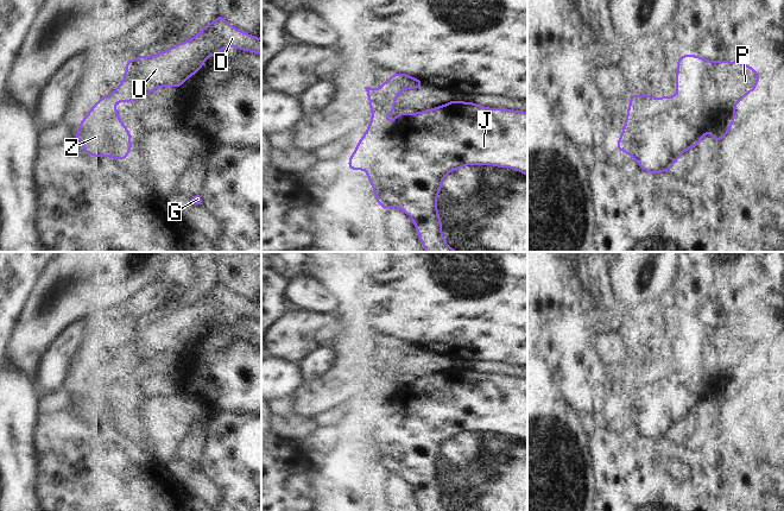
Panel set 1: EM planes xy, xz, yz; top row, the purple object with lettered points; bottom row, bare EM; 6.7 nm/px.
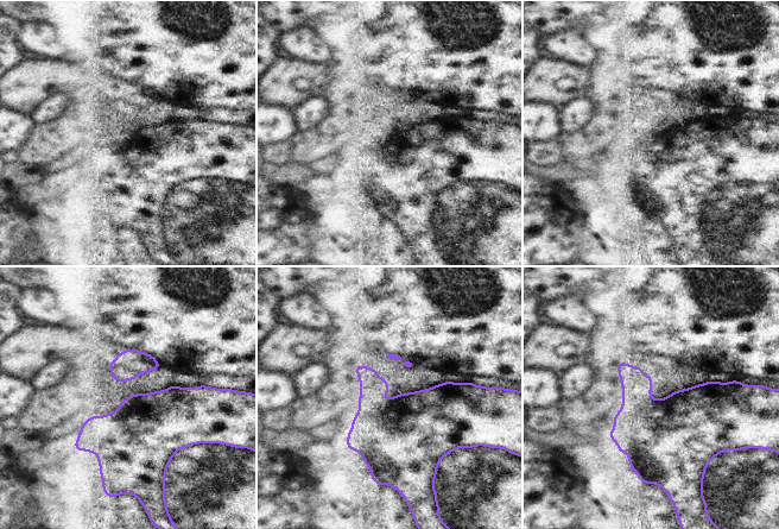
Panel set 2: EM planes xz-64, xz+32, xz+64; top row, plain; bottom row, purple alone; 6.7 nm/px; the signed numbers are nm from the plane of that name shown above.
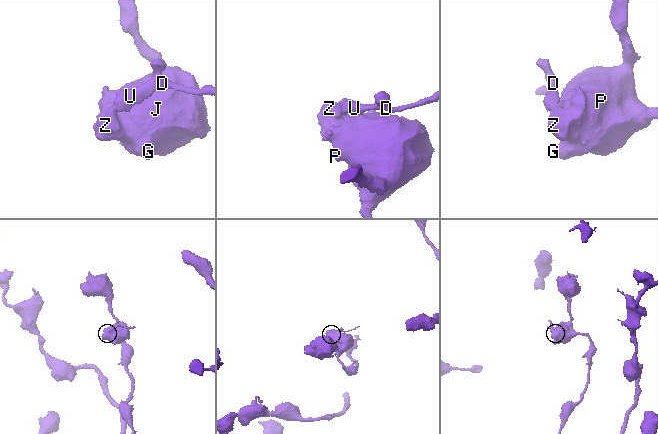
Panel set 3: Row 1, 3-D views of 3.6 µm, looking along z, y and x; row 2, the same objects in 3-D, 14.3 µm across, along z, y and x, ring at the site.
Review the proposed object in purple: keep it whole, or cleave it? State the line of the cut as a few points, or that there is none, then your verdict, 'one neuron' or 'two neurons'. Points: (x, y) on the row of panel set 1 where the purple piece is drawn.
cut in xz along (375, 89), (387, 102), (386, 114); two neurons

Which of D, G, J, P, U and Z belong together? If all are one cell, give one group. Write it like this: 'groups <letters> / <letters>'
groups D U / G J P Z

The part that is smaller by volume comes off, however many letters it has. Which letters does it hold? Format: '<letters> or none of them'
D, U

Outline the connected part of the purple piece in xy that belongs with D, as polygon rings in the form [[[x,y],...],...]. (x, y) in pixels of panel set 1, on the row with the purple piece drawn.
[[[219,15],[189,40],[154,56],[127,59],[124,80],[109,97],[113,102],[133,102],[160,87],[179,88],[208,57],[227,46],[261,55],[261,39],[235,29]]]

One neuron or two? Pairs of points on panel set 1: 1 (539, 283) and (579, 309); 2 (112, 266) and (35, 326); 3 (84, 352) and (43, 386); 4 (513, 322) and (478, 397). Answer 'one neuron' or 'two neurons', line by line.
1: one neuron
2: one neuron
3: one neuron
4: two neurons

